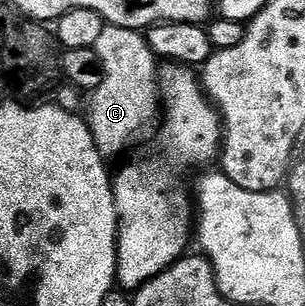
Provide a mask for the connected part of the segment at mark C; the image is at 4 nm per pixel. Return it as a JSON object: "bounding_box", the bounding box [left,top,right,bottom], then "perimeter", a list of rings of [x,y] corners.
{"bounding_box":[89,25,161,160],"perimeter":[[[104,25],[94,49],[103,64],[103,79],[89,98],[89,125],[104,159],[112,160],[118,154],[125,153],[130,146],[145,141],[154,130],[156,133],[161,122],[161,66],[149,48],[146,37],[137,30]]]}

